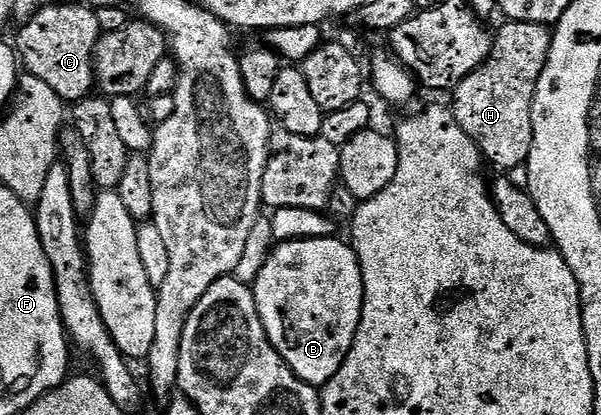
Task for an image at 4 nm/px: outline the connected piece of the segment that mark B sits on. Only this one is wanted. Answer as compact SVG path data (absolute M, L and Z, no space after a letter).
M337 236L317 237L316 239L308 239L307 241L283 241L275 244L273 246L275 249L271 251L270 258L263 263L262 270L258 273L258 278L252 281L252 292L254 295L253 305L258 308L258 318L262 321L266 338L270 340L274 350L284 359L286 366L289 367L301 381L315 387L327 385L336 375L336 371L340 371L340 367L344 363L344 359L356 339L356 331L362 318L362 297L364 295L362 268L358 262L358 257L354 254L353 244L346 242L345 245L344 242L338 240L339 238Z

